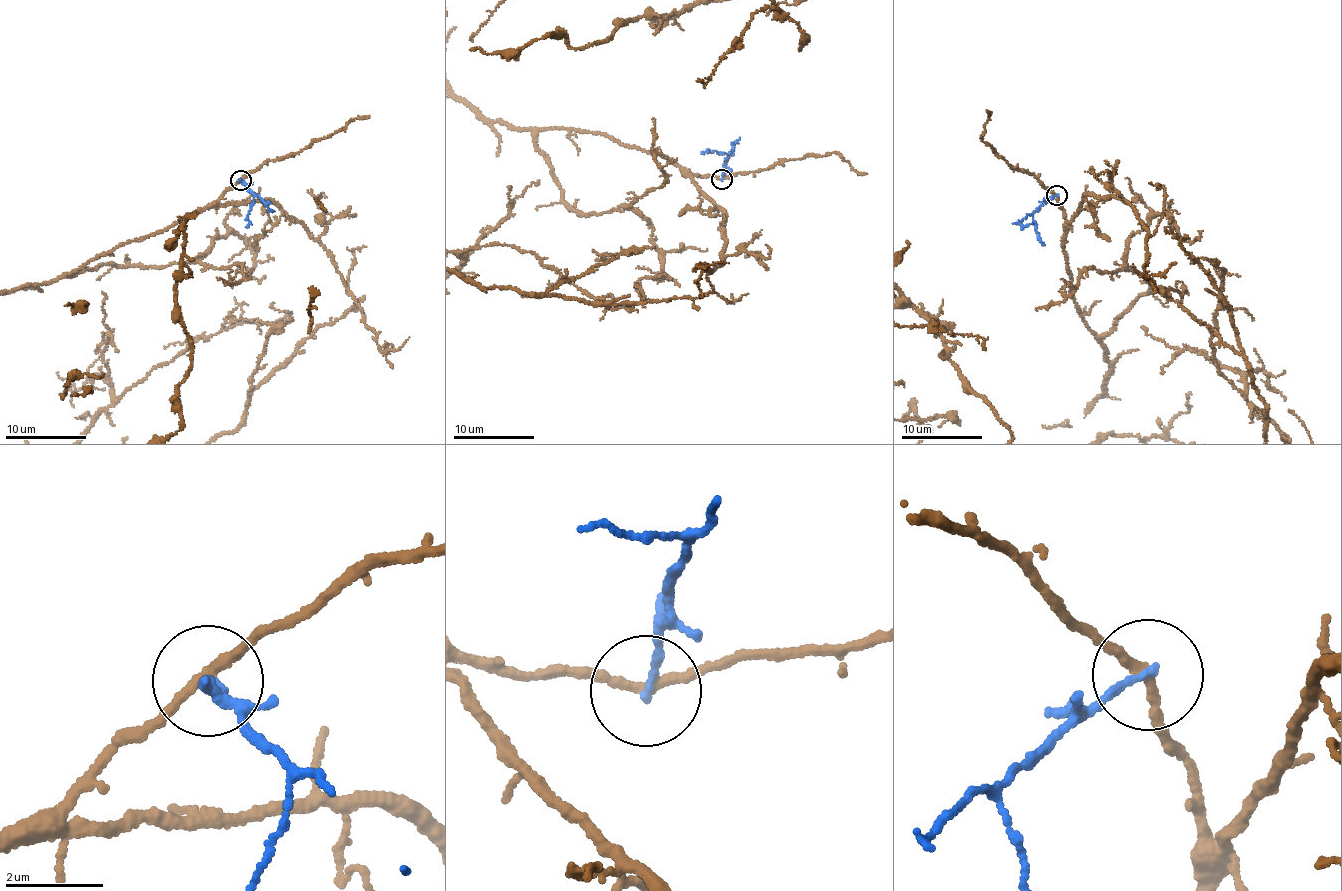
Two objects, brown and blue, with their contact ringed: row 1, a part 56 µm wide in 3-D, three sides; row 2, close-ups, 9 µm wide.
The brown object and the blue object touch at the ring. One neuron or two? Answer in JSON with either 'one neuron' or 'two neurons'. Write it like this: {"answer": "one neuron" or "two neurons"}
{"answer": "two neurons"}

